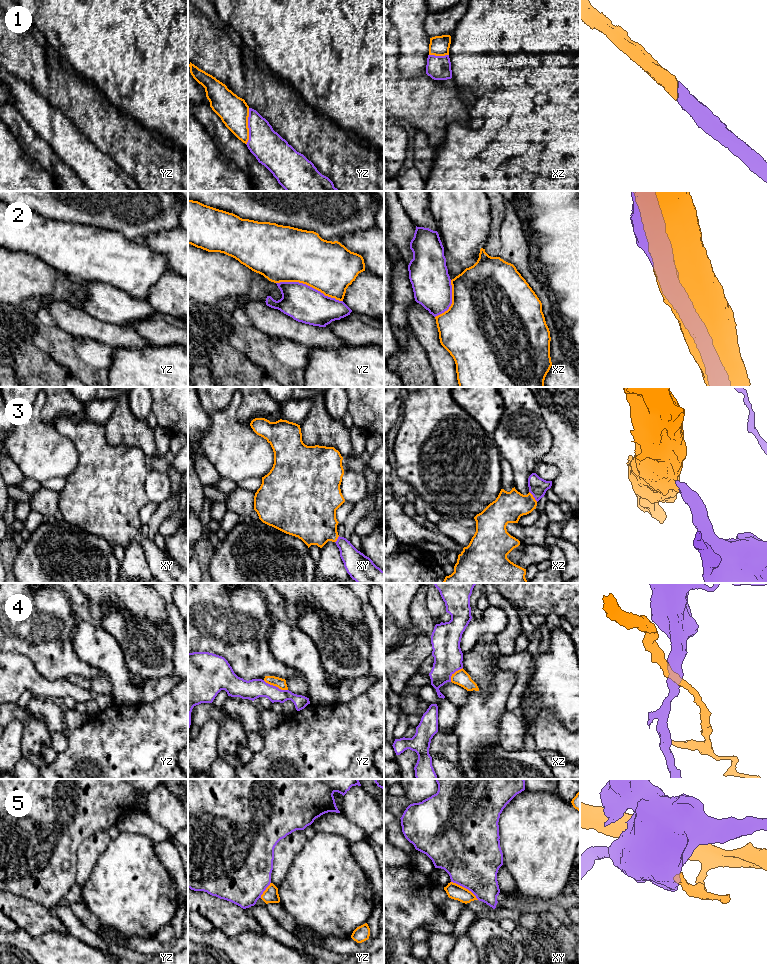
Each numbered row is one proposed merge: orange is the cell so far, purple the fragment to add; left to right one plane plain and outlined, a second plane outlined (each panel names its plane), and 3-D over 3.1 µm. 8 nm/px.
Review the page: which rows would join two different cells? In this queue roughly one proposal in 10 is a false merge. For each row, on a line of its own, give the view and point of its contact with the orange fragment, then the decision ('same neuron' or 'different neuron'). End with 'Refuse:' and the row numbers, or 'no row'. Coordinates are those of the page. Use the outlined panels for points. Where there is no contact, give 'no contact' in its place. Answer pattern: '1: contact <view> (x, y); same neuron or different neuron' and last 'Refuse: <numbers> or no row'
1: contact yz (247, 126); same neuron
2: contact yz (309, 285); same neuron
3: contact xz (532, 496); same neuron
4: contact yz (275, 685); different neuron
5: contact xy (465, 888); different neuron
Refuse: 4, 5

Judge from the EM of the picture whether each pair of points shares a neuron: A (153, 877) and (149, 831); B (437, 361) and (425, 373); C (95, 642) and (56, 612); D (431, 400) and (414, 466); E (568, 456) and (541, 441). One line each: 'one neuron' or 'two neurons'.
A: two neurons
B: two neurons
C: two neurons
D: one neuron
E: two neurons

